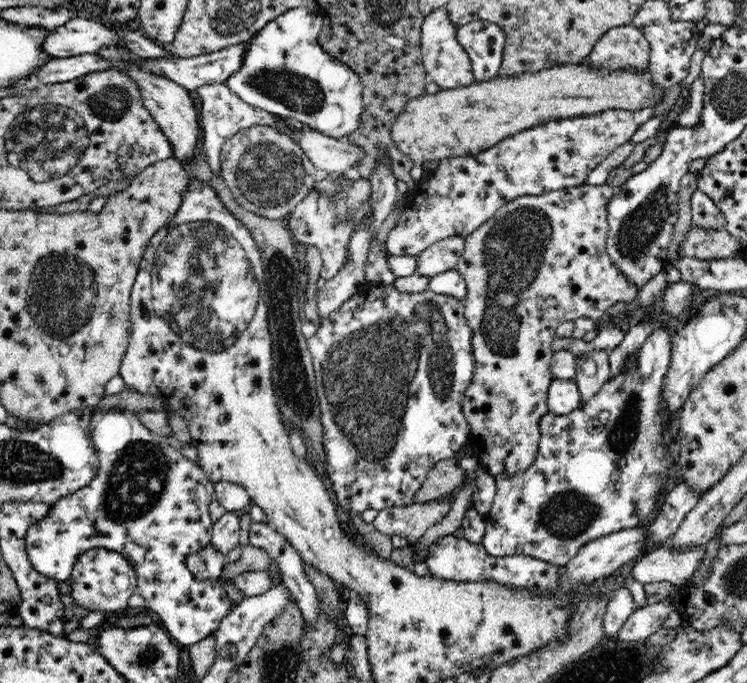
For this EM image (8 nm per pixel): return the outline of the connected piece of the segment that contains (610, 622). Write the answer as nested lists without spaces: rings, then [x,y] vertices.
[[[620,584],[608,600],[602,629],[606,638],[614,638],[628,617],[636,610],[632,594],[626,585]]]

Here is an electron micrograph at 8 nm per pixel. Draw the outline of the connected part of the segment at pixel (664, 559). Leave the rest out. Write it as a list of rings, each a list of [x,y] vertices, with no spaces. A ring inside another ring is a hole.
[[[658,546],[633,562],[628,570],[644,585],[665,580],[678,587],[694,576],[705,555],[705,546],[688,546],[682,550]]]

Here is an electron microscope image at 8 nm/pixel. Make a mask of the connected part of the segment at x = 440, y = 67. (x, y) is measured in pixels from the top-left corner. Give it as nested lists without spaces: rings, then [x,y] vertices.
[[[445,8],[433,10],[424,17],[421,26],[421,55],[429,82],[443,89],[470,86],[476,80],[472,71],[470,57],[458,42],[456,24],[448,17]]]

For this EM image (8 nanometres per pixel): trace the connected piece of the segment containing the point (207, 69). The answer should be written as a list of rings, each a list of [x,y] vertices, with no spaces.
[[[240,43],[237,45],[227,46],[222,50],[210,54],[201,54],[197,57],[182,58],[173,55],[172,58],[156,58],[156,60],[147,60],[147,58],[138,58],[139,66],[149,74],[164,76],[170,81],[188,89],[195,90],[196,87],[205,84],[224,83],[228,78],[232,77],[244,64],[244,56],[246,50],[250,48],[250,43]]]

